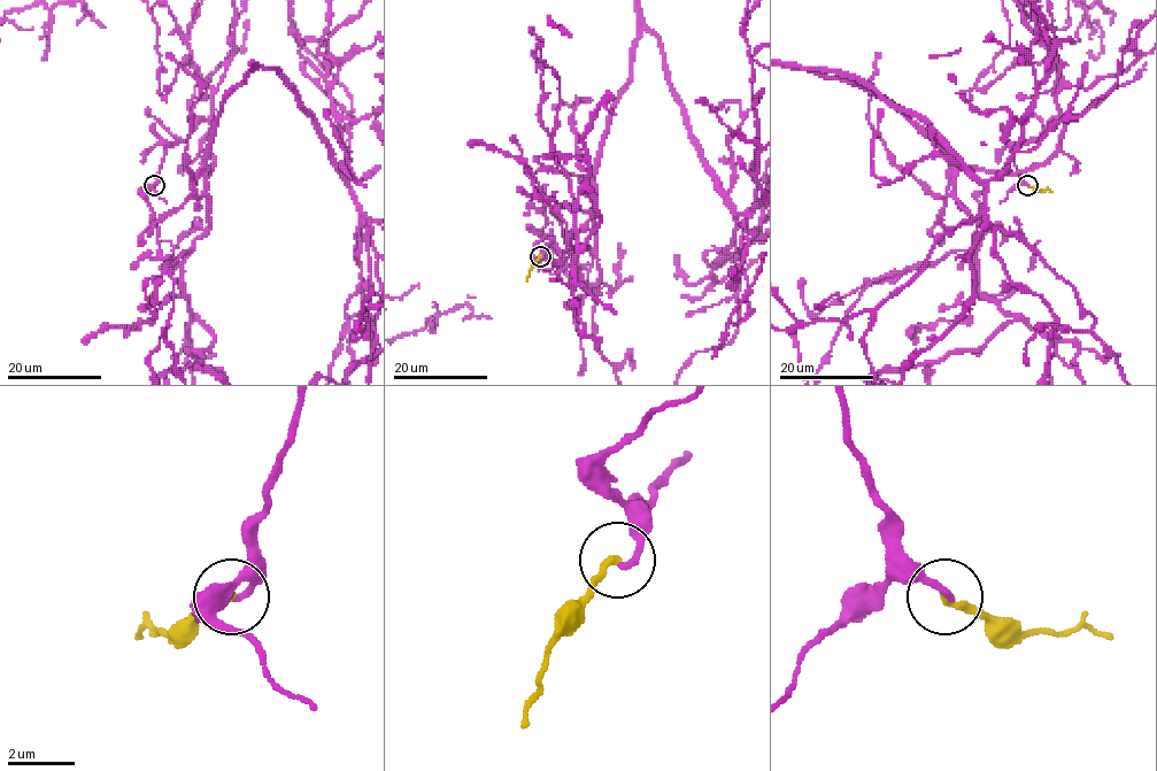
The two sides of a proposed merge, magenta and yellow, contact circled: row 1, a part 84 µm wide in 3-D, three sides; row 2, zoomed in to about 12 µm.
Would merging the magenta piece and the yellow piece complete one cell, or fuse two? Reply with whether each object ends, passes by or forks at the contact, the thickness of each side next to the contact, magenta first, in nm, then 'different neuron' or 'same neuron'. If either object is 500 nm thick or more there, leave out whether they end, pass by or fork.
magenta ends | yellow ends | 180/200 nm | different neuron

